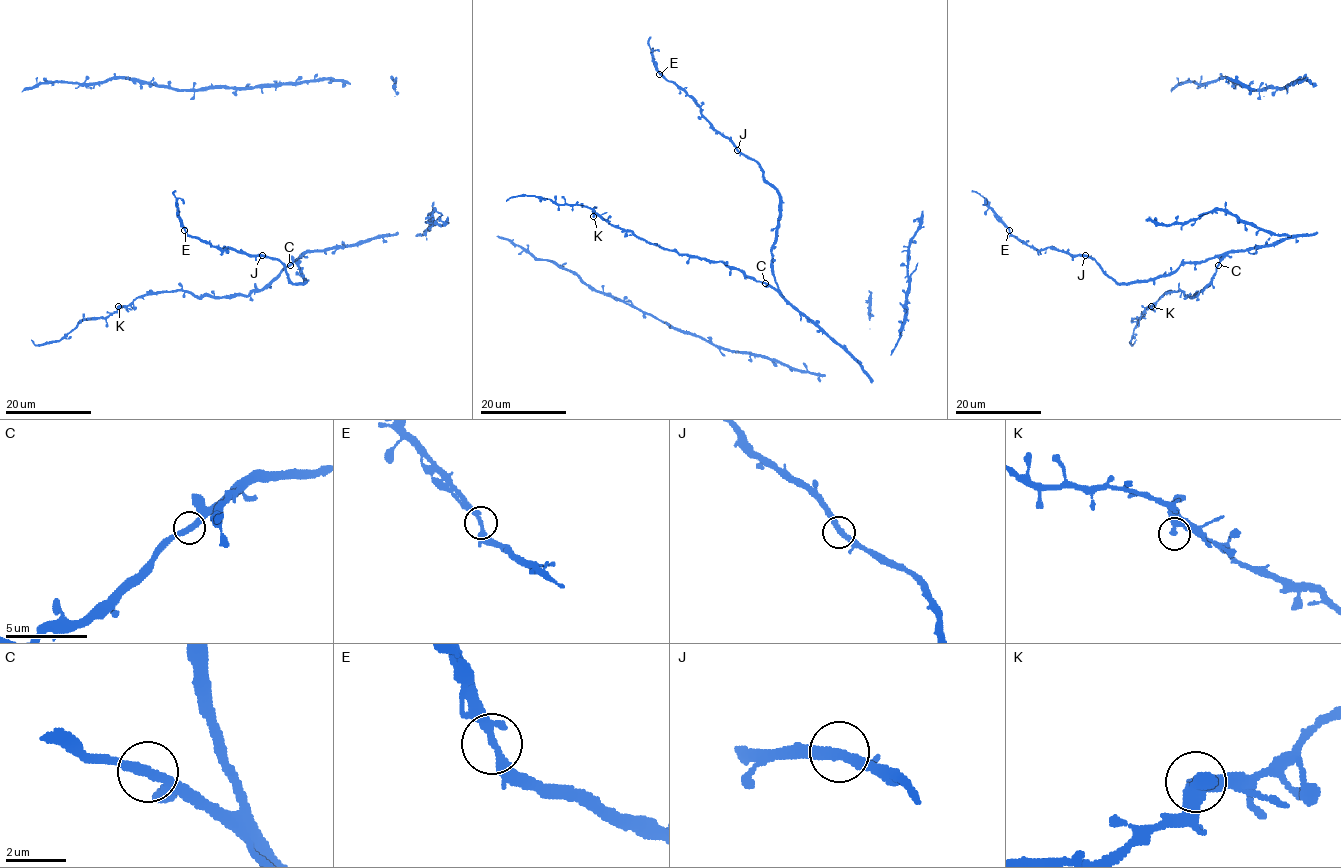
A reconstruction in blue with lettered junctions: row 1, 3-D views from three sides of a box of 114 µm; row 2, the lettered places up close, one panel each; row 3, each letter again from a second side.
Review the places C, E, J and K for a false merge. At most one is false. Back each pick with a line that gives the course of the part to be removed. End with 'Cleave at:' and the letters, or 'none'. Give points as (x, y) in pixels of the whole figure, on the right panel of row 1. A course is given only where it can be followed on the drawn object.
Cleave at: none

